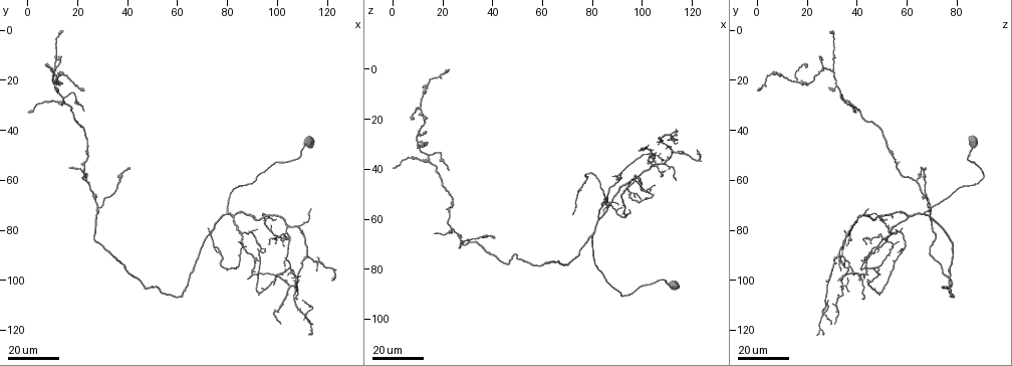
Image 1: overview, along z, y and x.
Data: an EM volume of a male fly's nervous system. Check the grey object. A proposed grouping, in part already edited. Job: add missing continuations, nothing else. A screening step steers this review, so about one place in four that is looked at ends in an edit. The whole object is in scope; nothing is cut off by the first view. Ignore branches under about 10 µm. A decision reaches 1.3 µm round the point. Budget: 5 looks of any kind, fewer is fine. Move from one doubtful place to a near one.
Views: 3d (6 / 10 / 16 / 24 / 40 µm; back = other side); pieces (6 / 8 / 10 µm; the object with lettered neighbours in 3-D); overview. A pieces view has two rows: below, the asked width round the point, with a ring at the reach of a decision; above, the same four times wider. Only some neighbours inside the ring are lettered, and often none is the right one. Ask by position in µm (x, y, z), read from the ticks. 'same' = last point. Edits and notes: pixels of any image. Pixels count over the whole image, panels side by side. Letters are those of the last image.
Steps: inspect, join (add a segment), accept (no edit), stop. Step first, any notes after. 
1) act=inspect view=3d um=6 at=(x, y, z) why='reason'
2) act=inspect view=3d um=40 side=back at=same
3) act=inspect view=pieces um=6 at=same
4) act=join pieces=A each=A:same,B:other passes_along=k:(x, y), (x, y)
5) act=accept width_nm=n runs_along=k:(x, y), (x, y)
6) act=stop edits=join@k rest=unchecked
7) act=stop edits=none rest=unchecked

act=inspect view=3d um=24 at=(17, 54, 66) why='an open end'

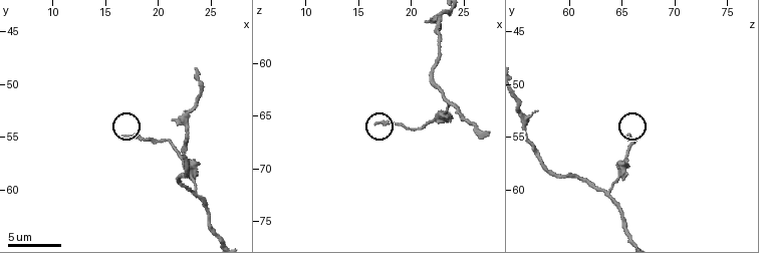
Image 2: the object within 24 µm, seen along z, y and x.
act=inspect view=pieces um=6 at=(16.8, 54.8, 65.4)

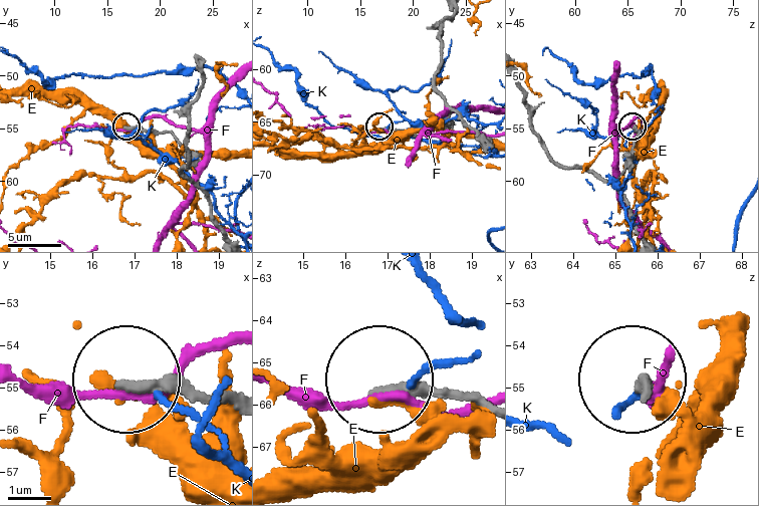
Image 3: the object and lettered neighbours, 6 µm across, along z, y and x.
act=accept each=E:other,F:other,K:other runs_along=3:(226, 235), (181, 144), (168, 133), (128, 128) found='none of them fits'

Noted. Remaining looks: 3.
act=inspect view=3d um=24 at=(0, 32, 39) why='end of a long branch'

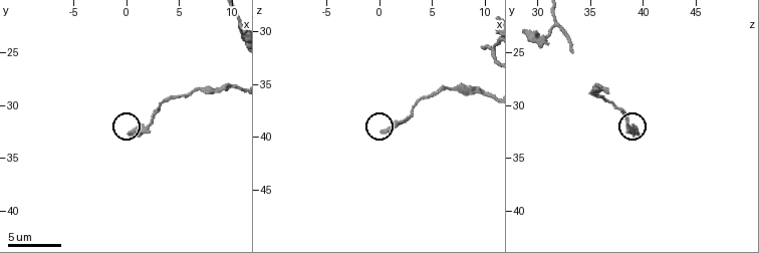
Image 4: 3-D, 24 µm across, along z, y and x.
act=inspect view=pieces um=8 at=(0.0, 32.6, 39.6)

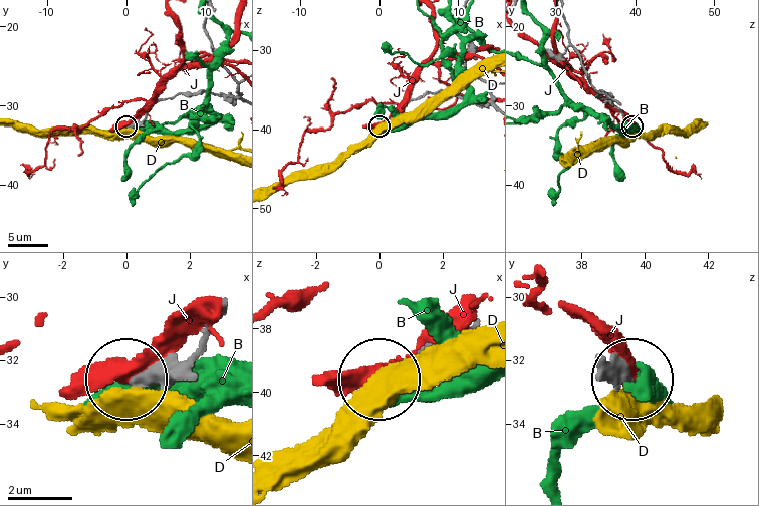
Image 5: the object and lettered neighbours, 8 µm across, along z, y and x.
act=accept each=B:other,D:other,J:other runs_along=5:(221, 307), (191, 356), (129, 377) found='no lettered segment goes on from it'

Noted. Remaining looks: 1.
act=stop edits=none rest=unchecked

